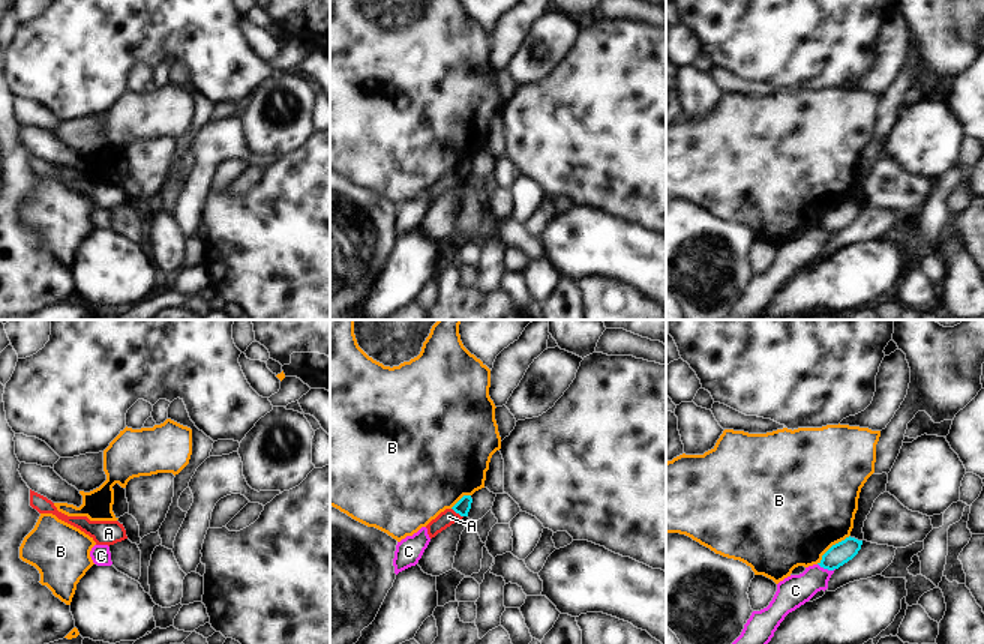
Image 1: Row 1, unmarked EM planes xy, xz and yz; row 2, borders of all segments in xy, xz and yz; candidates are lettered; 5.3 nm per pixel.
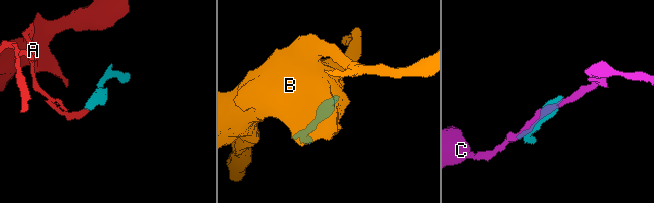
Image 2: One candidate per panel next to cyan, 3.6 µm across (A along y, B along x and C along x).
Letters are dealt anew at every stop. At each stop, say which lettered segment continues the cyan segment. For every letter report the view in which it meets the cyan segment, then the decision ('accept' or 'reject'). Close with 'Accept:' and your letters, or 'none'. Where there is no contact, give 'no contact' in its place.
A: meets cyan in xz; reject
B: meets cyan in yz; reject
C: meets cyan in yz; reject
Accept: none

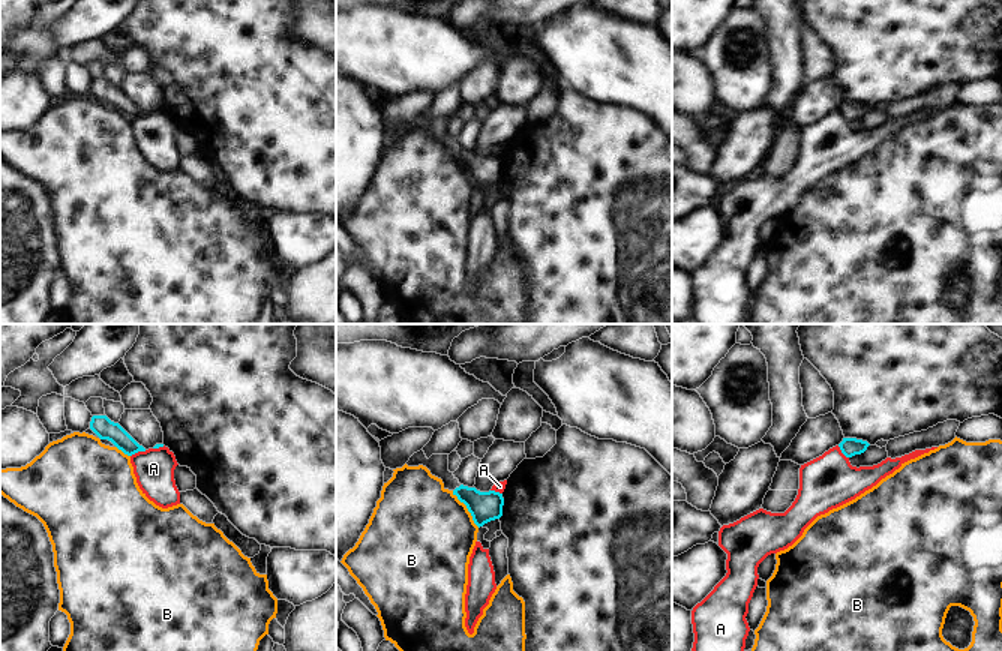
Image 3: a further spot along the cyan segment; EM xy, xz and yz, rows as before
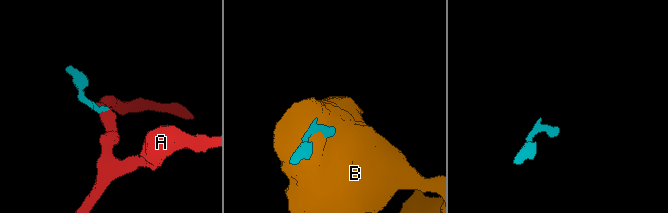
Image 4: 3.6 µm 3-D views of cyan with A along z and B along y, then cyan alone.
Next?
A: meets cyan in xy; reject
B: meets cyan in xz; reject
Accept: none

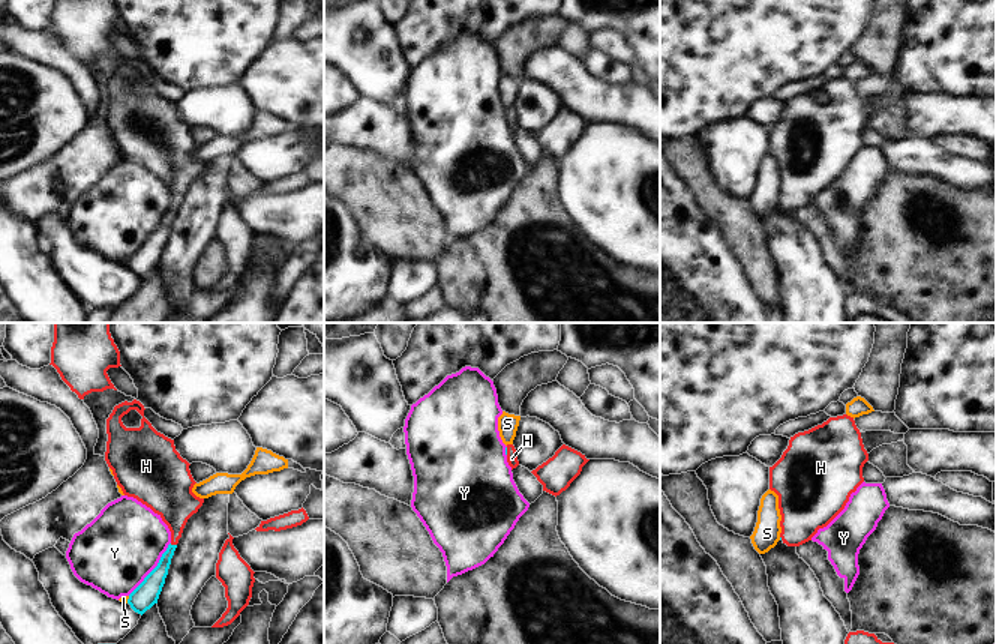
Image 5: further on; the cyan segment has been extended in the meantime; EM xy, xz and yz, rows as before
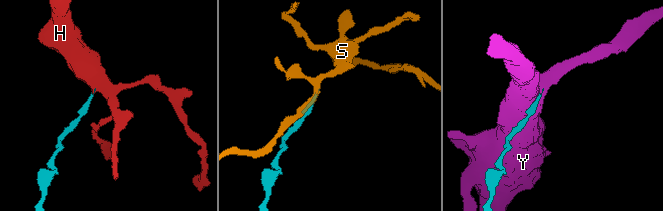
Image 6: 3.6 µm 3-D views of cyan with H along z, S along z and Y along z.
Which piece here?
H: meets cyan in xy; accept
S: meets cyan in xy; reject
Y: meets cyan in xy; reject
Accept: H

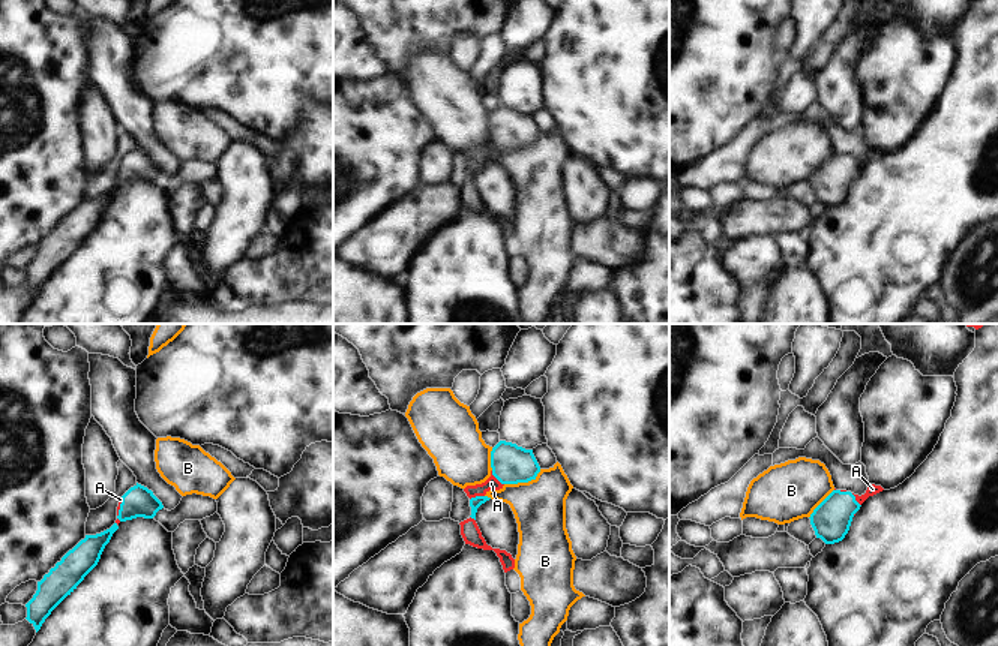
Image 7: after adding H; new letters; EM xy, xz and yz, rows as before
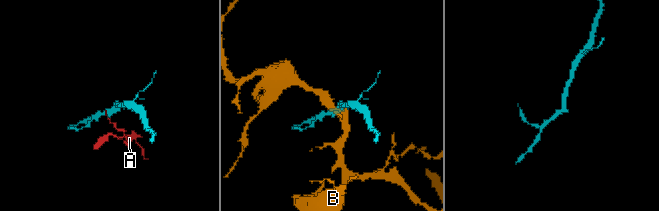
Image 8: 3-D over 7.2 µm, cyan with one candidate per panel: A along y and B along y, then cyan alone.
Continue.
A: meets cyan in xz; accept
B: meets cyan in xz; reject
Accept: A

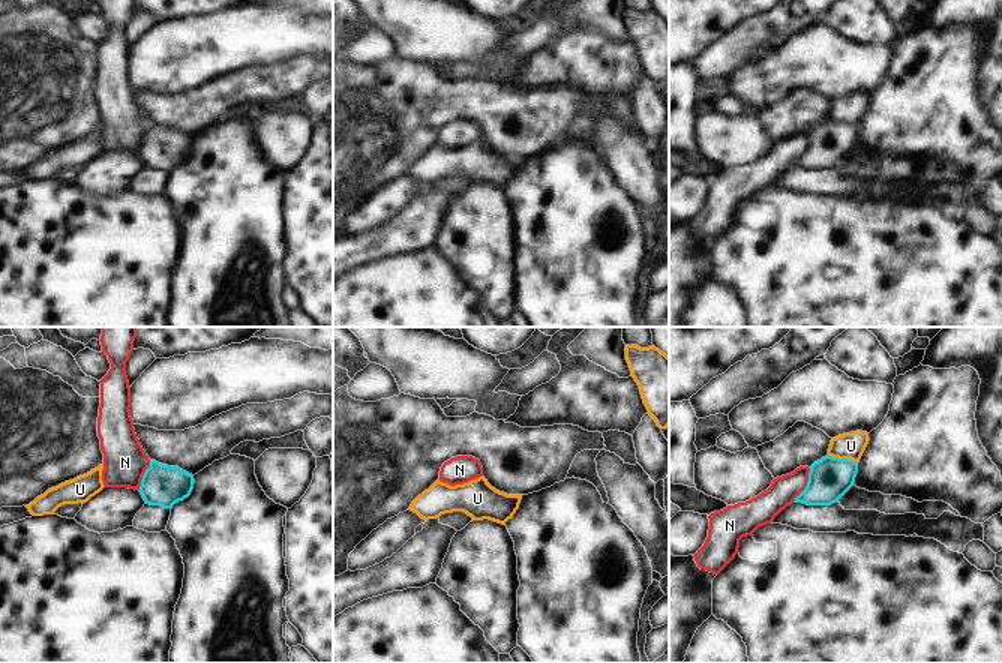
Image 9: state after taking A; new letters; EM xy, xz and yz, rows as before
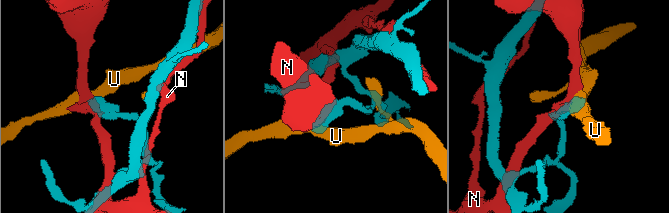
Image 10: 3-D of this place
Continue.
N: meets cyan in yz; reject
U: meets cyan in yz; reject
Accept: none

